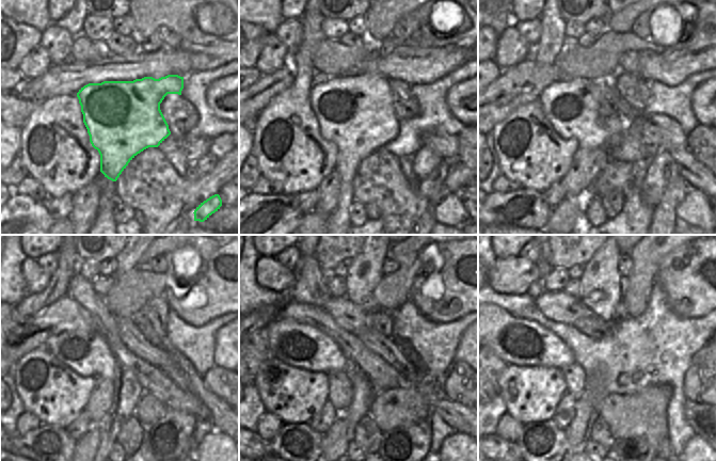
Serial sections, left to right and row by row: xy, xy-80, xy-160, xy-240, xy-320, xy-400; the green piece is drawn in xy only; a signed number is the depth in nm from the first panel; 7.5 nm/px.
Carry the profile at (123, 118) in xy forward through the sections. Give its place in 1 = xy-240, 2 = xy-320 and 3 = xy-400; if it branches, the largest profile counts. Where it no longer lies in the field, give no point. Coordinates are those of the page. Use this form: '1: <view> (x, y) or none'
1: xy-240 (88, 353)
2: xy-320 (302, 346)
3: xy-400 (518, 342)

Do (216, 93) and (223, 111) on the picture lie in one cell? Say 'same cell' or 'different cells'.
same cell

